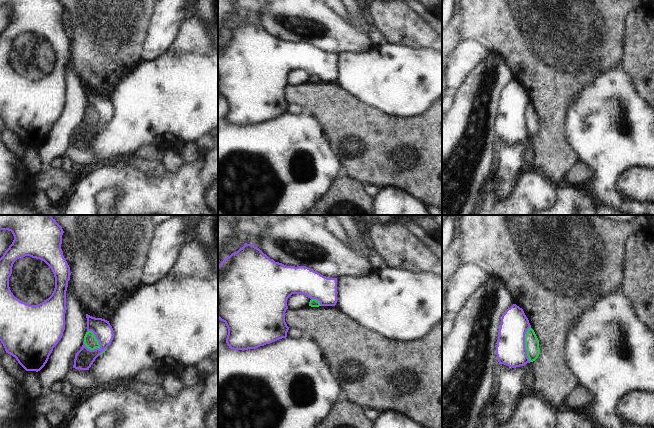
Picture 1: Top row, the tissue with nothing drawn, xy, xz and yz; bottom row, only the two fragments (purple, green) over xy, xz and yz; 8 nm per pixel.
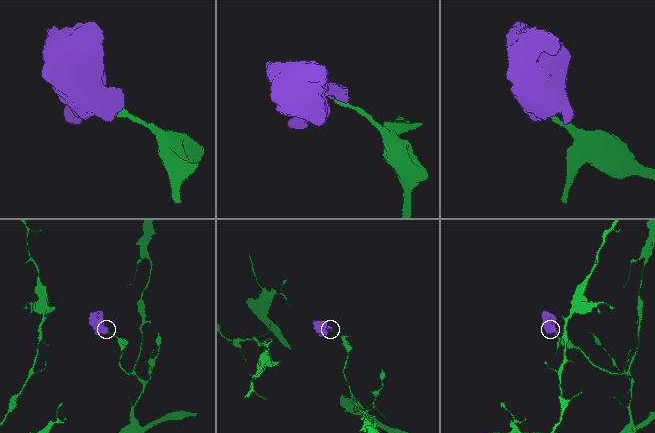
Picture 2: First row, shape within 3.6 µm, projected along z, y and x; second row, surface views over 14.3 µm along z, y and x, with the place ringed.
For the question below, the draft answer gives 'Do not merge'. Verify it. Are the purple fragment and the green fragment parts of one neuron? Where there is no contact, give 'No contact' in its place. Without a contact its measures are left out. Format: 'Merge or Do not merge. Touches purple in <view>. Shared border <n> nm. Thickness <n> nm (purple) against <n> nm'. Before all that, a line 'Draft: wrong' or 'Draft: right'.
Draft: right
Do not merge. Touches purple in xy. Shared border 180 nm. Thickness 160 nm (purple) against 110 nm.

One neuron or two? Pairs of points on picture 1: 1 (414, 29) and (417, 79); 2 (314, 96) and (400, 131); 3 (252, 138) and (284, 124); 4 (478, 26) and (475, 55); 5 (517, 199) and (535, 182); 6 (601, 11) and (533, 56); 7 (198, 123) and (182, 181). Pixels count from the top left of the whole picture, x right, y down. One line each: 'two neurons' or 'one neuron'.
1: two neurons
2: one neuron
3: one neuron
4: two neurons
5: one neuron
6: one neuron
7: two neurons

